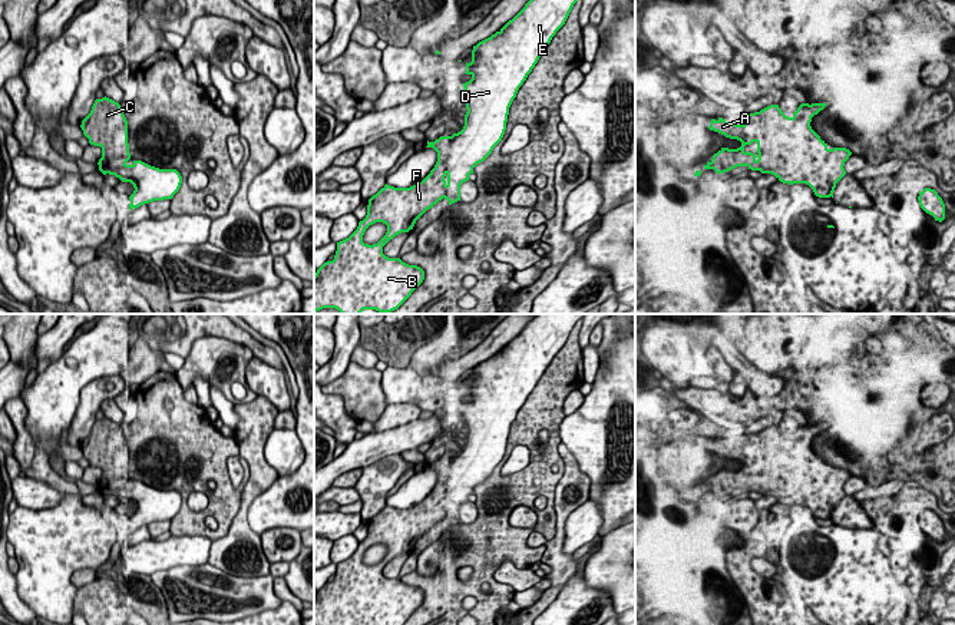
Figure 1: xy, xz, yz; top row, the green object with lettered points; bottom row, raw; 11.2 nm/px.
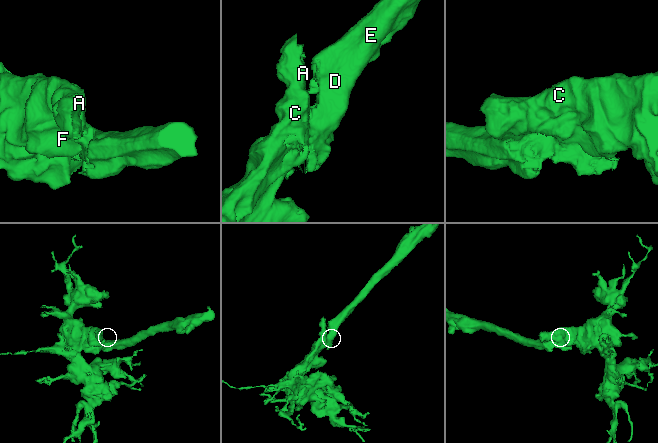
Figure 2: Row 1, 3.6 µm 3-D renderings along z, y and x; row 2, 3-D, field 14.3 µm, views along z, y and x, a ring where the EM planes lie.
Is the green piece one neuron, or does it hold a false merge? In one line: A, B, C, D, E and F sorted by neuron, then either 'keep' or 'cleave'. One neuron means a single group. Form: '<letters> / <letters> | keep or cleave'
A B C D E F | keep

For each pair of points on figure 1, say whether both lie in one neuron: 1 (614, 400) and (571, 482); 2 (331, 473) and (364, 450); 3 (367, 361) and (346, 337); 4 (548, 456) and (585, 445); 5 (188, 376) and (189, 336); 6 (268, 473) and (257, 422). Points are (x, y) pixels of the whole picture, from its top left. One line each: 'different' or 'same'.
1: different
2: same
3: different
4: different
5: different
6: same

